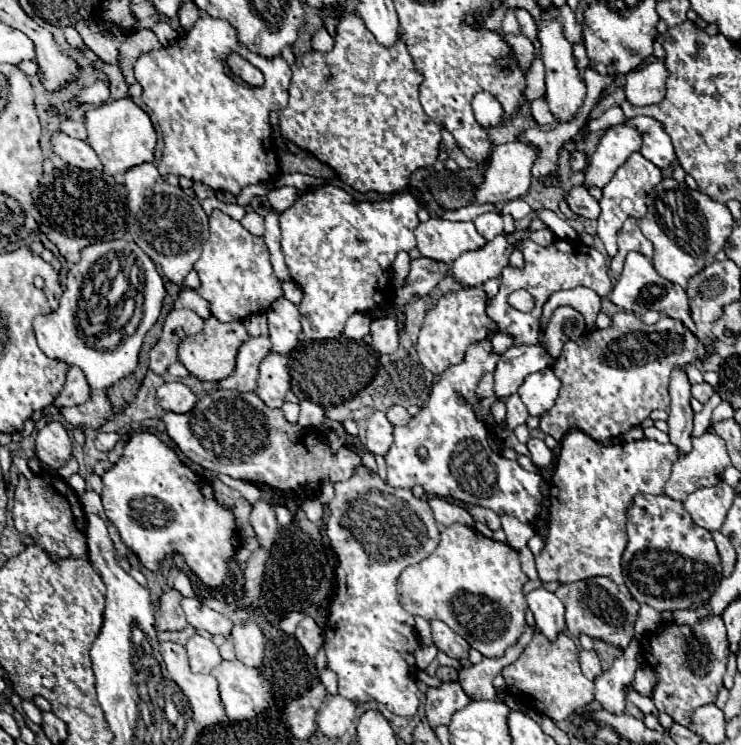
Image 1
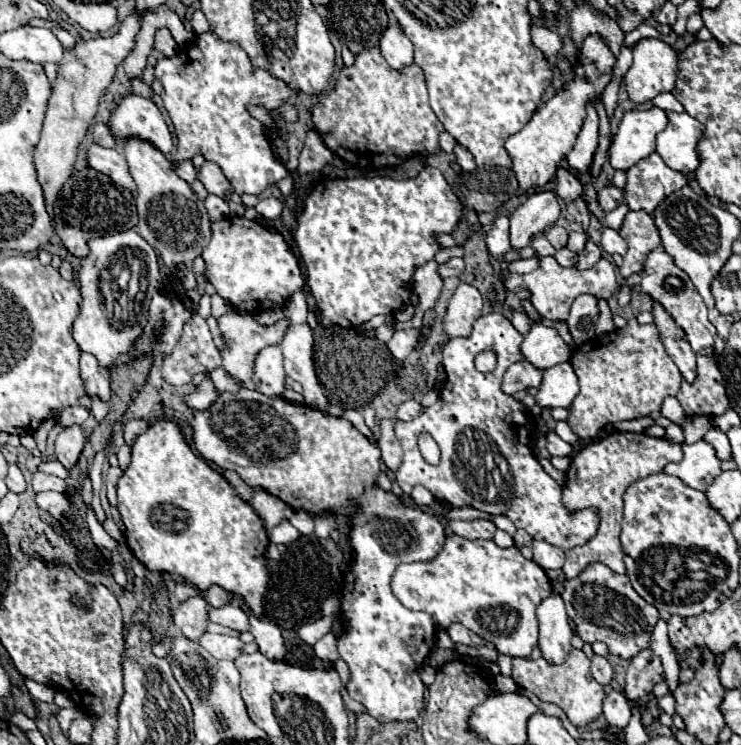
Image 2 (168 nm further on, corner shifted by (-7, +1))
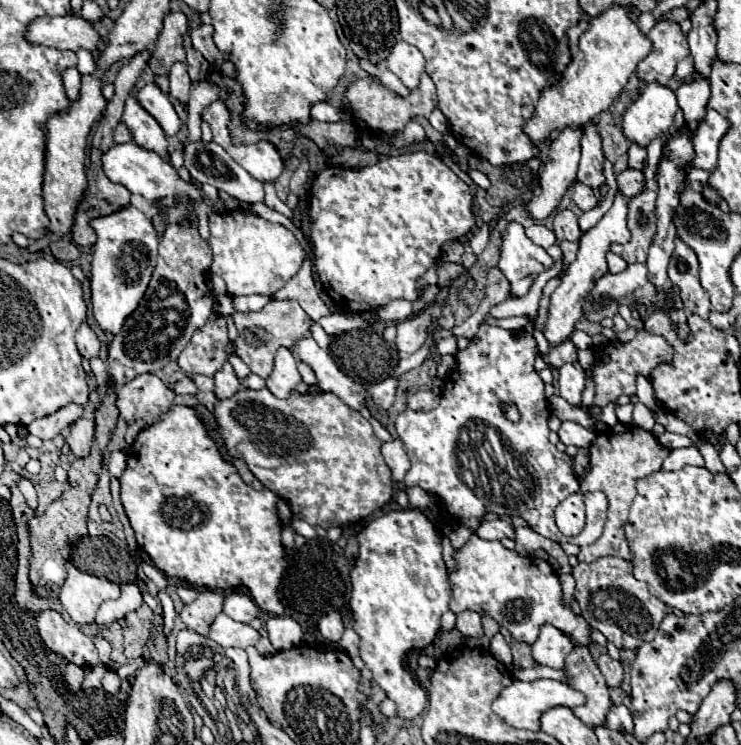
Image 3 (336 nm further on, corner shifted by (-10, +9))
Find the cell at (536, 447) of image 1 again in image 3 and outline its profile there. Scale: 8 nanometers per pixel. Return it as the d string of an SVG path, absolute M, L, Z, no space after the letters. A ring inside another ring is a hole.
M564 421L562 427L560 427L560 431L558 431L558 437L560 437L560 441L562 441L564 445L588 447L588 445L594 441L596 433L584 429L582 425L578 425L578 423L574 423L574 421Z

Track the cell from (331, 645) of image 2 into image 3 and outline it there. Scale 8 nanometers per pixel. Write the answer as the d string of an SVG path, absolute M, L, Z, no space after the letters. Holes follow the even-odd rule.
M346 629L338 645L340 645L340 649L342 649L344 653L348 653L350 657L358 655L358 635L354 633L354 629Z

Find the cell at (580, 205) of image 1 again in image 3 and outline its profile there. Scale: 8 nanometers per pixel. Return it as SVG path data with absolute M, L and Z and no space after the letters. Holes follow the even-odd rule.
M626 169L616 175L618 189L626 199L630 199L642 191L642 179L644 179L642 171L636 171L636 169Z

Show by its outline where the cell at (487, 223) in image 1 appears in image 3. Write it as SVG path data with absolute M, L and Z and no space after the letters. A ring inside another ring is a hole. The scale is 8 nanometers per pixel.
M508 223L506 231L502 235L502 245L500 245L500 263L498 267L502 269L502 273L506 275L506 279L512 285L512 297L524 297L530 289L530 285L534 283L536 275L546 271L548 267L552 267L554 259L546 253L544 247L534 245L526 235L524 235L524 227L520 223Z

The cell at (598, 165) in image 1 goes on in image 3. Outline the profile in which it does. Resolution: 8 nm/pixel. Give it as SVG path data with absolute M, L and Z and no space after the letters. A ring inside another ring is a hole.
M646 85L644 93L628 107L622 123L630 143L646 147L654 137L668 131L678 111L676 95L662 85Z

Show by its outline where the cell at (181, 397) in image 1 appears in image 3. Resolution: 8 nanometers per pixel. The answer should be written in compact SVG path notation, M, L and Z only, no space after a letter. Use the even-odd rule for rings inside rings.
M226 361L224 367L214 375L214 393L218 399L228 399L240 389L240 381L232 369L232 365Z

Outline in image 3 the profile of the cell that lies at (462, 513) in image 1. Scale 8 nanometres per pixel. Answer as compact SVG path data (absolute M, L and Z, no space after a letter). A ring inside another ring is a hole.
M502 519L484 521L484 523L476 529L476 535L478 535L480 539L504 539L504 537L514 539L514 527L512 527L512 523L502 521Z

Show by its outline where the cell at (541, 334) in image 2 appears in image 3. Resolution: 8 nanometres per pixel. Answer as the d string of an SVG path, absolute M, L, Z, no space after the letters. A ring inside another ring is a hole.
M618 193L612 209L598 221L598 225L594 229L590 229L588 233L582 235L576 261L568 267L566 275L562 277L562 283L558 285L558 289L550 297L548 319L542 329L542 333L550 345L562 345L564 341L570 339L570 333L574 331L576 321L582 317L582 301L586 299L586 295L594 287L594 281L598 281L598 277L602 277L608 271L606 251L608 251L610 243L628 243L628 241L630 241L630 231L626 227L626 199Z

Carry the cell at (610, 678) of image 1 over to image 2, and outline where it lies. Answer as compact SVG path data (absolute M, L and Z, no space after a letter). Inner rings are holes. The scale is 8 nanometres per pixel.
M617 689L609 691L603 701L603 715L611 727L623 729L631 719L631 707L627 703L627 697Z

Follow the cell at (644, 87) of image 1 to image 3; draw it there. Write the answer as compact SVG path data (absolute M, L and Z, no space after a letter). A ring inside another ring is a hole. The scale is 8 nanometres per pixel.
M664 21L652 27L648 39L652 43L652 51L644 61L638 63L636 75L644 83L666 85L674 77L678 61L690 55L686 37L680 33L678 23Z

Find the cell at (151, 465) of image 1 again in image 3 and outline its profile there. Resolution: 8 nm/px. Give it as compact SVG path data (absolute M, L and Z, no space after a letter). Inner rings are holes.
M176 405L136 437L128 451L128 467L120 477L120 497L138 547L150 555L162 573L180 577L196 587L230 589L242 585L248 587L262 611L284 613L284 605L278 599L278 585L286 567L280 543L282 523L276 513L278 497L270 489L256 491L240 479L236 467L222 459L194 409Z

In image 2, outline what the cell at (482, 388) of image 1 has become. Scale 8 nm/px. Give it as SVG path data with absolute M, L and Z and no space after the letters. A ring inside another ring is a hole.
M519 361L507 369L503 377L503 391L515 395L521 389L539 387L539 381L543 381L543 369L535 369L535 365Z

